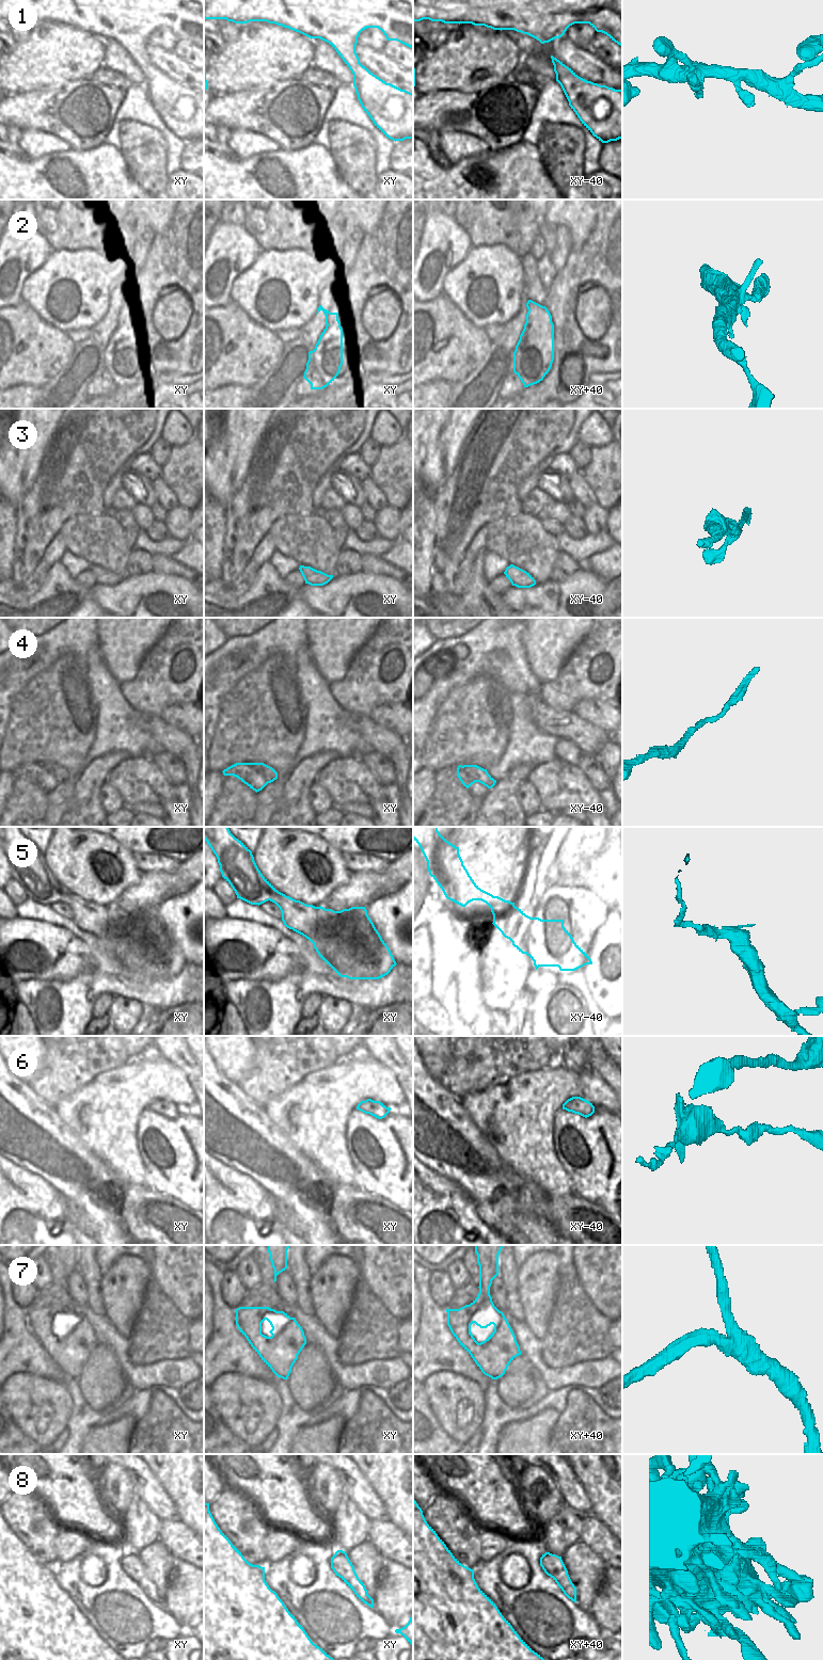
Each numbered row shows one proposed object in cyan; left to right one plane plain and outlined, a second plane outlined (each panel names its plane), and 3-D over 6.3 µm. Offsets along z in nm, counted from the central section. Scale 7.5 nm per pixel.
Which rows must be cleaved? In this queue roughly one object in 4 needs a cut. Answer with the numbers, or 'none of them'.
4, 5

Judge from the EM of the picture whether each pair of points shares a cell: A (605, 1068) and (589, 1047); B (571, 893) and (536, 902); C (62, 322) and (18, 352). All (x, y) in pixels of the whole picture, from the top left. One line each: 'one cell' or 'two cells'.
A: one cell
B: one cell
C: two cells

